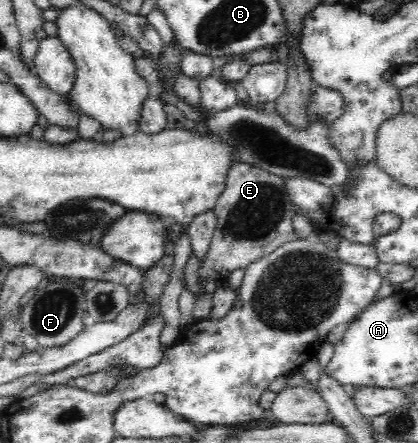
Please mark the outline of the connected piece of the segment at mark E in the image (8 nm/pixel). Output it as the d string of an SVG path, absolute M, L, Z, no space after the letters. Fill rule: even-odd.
M236 163L235 167L229 171L226 186L220 193L214 207L216 228L209 249L205 251L205 257L201 257L199 261L197 278L199 286L204 287L205 283L211 280L216 283L216 287L222 287L232 271L244 270L250 263L275 251L275 248L299 239L295 228L293 228L294 215L291 215L291 211L287 211L288 202L291 204L290 198L287 197L286 178L274 175L249 163Z

